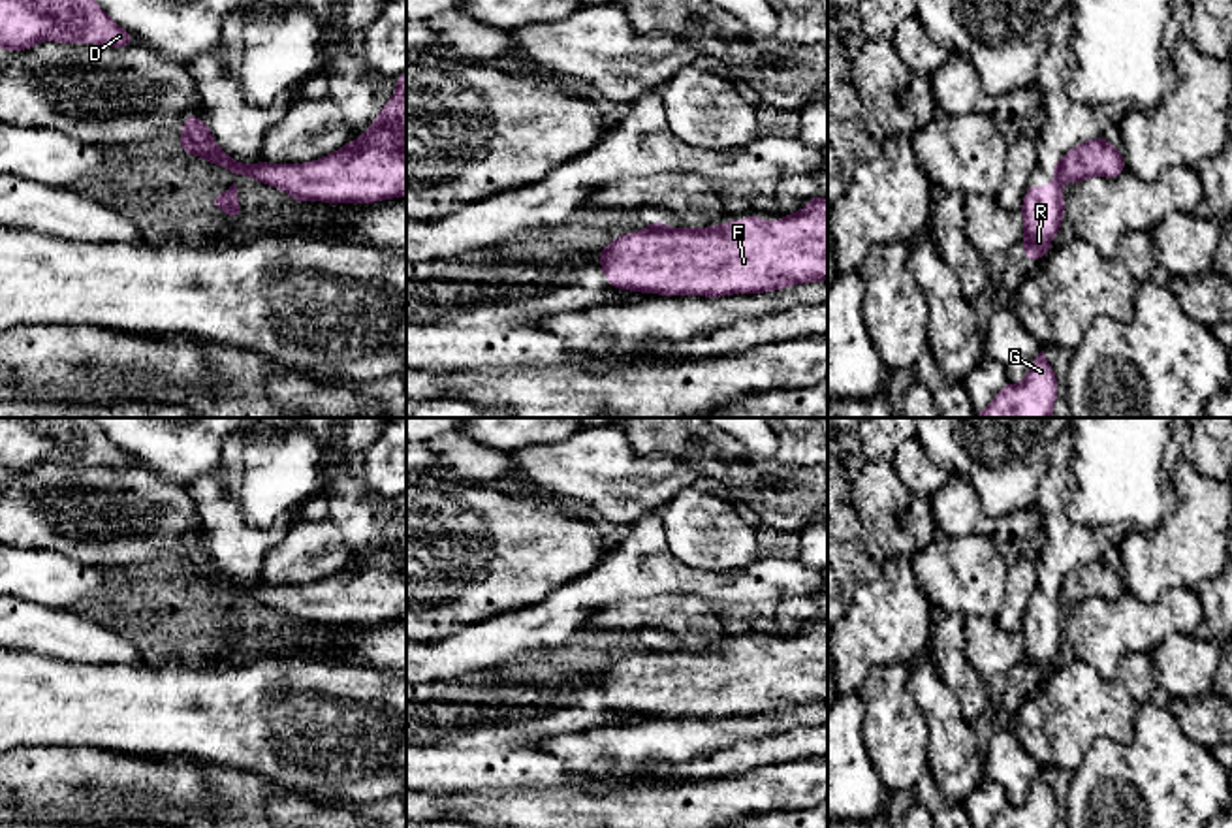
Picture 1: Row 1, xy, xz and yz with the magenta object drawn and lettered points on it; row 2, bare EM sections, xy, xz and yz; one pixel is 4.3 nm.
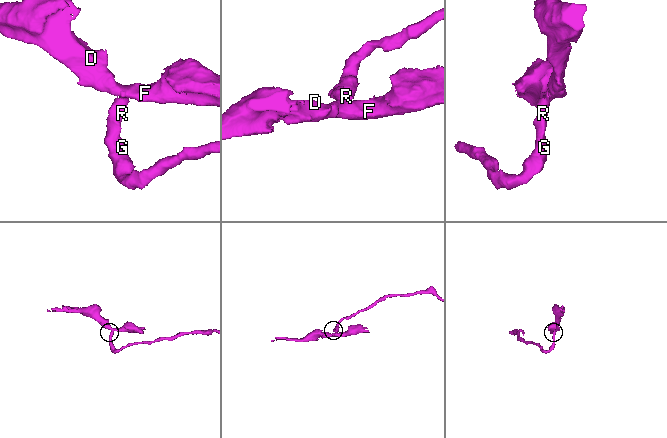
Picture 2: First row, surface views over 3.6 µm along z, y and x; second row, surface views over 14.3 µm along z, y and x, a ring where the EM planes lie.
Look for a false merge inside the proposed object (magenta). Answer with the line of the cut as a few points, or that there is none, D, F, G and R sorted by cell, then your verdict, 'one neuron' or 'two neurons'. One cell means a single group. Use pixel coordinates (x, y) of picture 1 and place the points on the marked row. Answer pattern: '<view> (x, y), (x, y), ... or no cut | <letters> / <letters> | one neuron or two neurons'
yz (1059, 162), (1061, 174) | D F / G R | two neurons

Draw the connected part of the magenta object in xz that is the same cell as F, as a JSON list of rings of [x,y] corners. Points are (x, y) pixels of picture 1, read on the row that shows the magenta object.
[[[814,196],[801,213],[781,222],[750,215],[741,222],[690,230],[634,231],[598,250],[609,286],[662,295],[728,295],[773,292],[792,284],[828,280],[828,198]]]

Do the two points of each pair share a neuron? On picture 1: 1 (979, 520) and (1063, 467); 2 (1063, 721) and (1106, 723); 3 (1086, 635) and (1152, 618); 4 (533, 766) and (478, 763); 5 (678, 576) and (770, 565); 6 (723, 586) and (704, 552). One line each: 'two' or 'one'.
1: two
2: one
3: one
4: one
5: one
6: two

